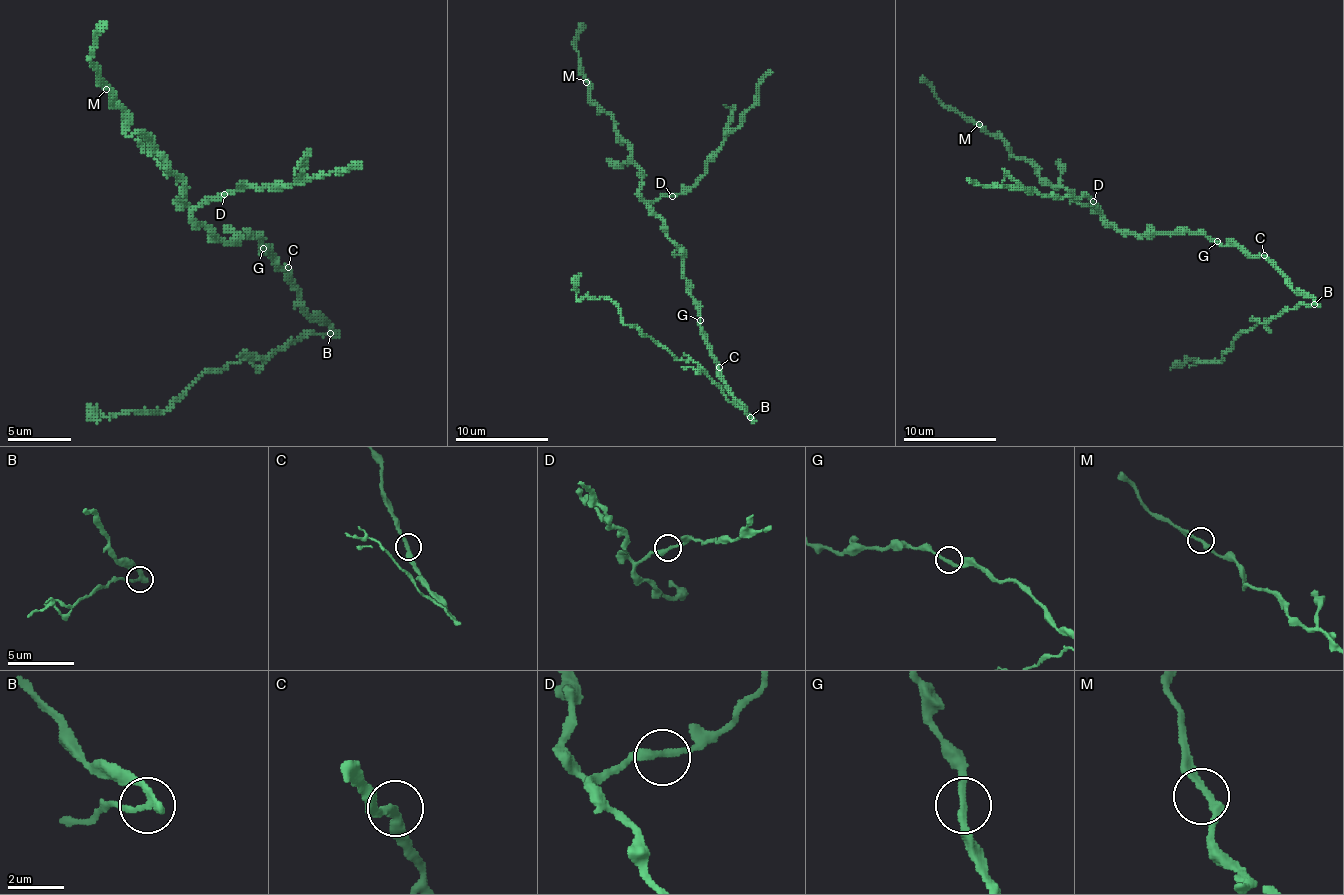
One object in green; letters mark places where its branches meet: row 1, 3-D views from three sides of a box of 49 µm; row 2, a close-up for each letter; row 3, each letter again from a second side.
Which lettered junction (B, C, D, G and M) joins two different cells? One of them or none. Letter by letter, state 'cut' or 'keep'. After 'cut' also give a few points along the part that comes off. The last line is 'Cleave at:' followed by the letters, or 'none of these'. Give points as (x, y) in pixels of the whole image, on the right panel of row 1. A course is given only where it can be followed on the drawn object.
B: cut; foreign part runs (1313, 304), (1299, 304), (1262, 323), (1257, 321), (1222, 361), (1177, 363), (1170, 370)
C: keep
D: keep
G: keep
M: keep
Cleave at: B

